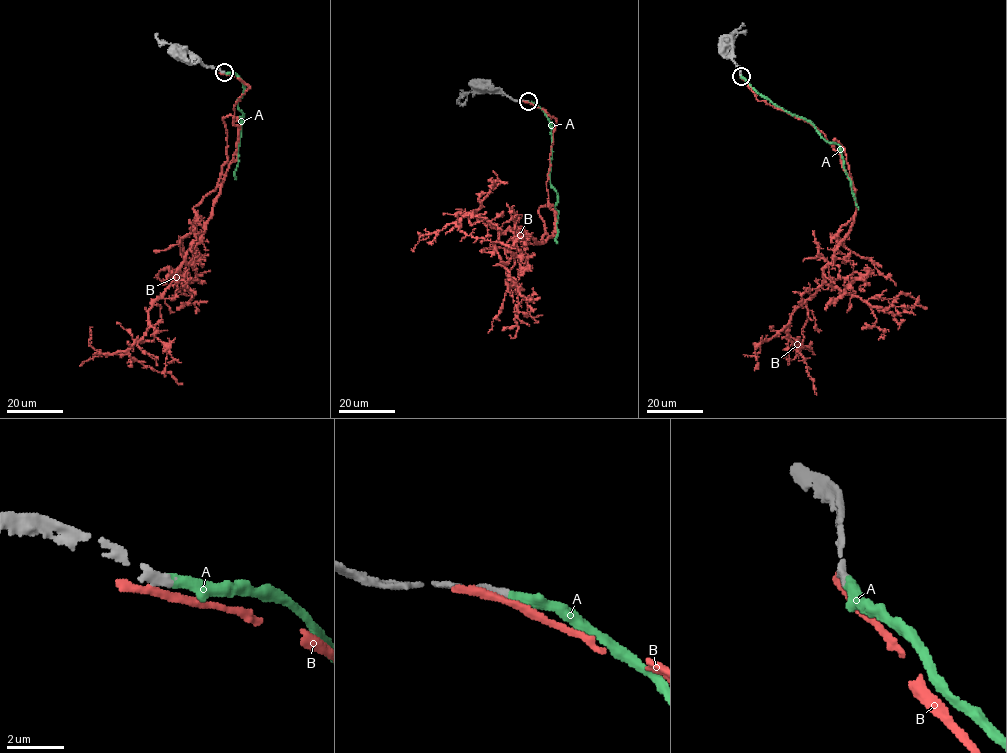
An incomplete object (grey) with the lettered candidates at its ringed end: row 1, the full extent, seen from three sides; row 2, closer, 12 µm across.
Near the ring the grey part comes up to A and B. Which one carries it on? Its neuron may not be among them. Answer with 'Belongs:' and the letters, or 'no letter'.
Belongs: A

